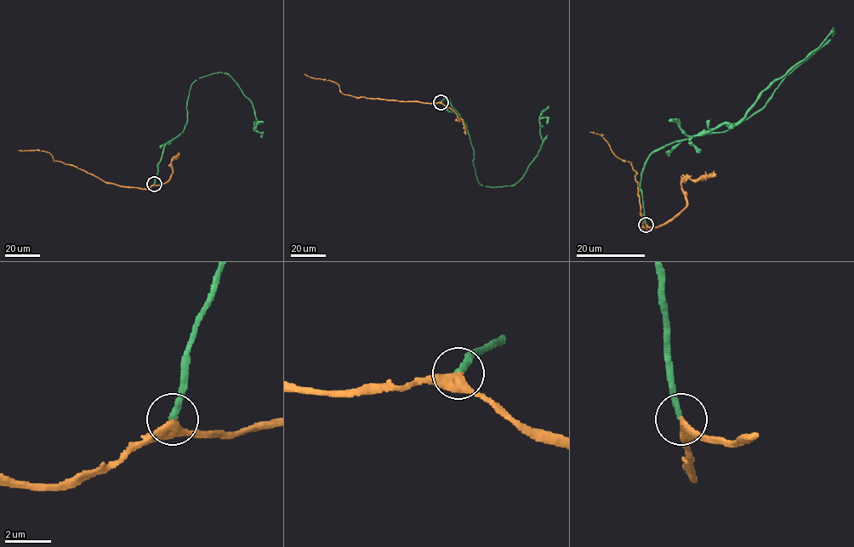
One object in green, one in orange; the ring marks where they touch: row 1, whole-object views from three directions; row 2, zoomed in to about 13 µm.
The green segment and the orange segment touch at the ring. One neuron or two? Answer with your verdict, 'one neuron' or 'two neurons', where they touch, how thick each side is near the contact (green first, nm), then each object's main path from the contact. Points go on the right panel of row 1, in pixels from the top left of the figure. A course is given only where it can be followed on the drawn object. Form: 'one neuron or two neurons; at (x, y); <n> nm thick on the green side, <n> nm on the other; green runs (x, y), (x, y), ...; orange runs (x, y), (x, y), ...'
one neuron; at (646, 225); 240 nm thick on the green side, 360 nm on the other; green runs (646, 225), (640, 185), (647, 157), (756, 113), (834, 28), (737, 122), (688, 135), (668, 121); orange runs (646, 225), (647, 233), (640, 214), (636, 171), (631, 162), (622, 161), (614, 153), (601, 134), (590, 132)

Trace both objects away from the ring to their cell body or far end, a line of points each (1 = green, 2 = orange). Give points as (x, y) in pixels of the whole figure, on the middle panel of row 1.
1: (441, 102), (446, 97), (465, 124), (477, 180), (493, 187), (522, 178), (540, 148), (539, 116), (549, 106)
2: (441, 102), (355, 97), (340, 92), (334, 82), (304, 74)

